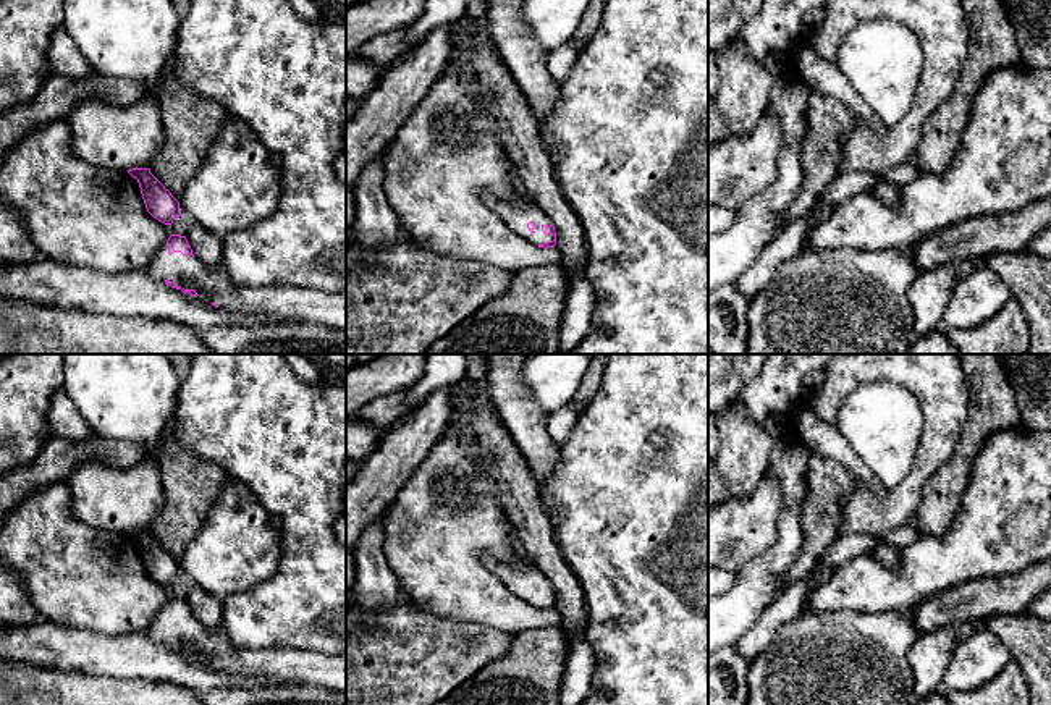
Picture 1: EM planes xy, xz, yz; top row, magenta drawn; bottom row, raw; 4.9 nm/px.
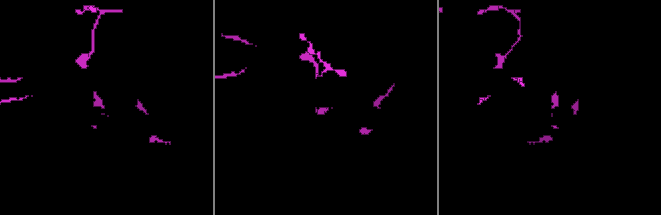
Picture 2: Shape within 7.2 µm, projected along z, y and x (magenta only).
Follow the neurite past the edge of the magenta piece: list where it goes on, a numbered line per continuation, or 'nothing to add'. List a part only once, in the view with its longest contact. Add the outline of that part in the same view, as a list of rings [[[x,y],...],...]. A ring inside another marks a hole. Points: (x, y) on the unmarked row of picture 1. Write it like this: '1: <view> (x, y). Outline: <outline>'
1: xz (521, 573). Outline: [[[524,553],[511,564],[504,564],[492,555],[485,555],[483,561],[501,577],[508,589],[526,603],[538,608],[555,602],[553,597],[542,593],[543,587],[553,587],[551,580],[535,568]]]

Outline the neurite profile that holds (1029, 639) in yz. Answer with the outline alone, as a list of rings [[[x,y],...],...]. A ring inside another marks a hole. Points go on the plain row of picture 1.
[[[1020,611],[990,614],[983,623],[1019,661],[1030,689],[1030,705],[1051,705],[1051,621]]]

